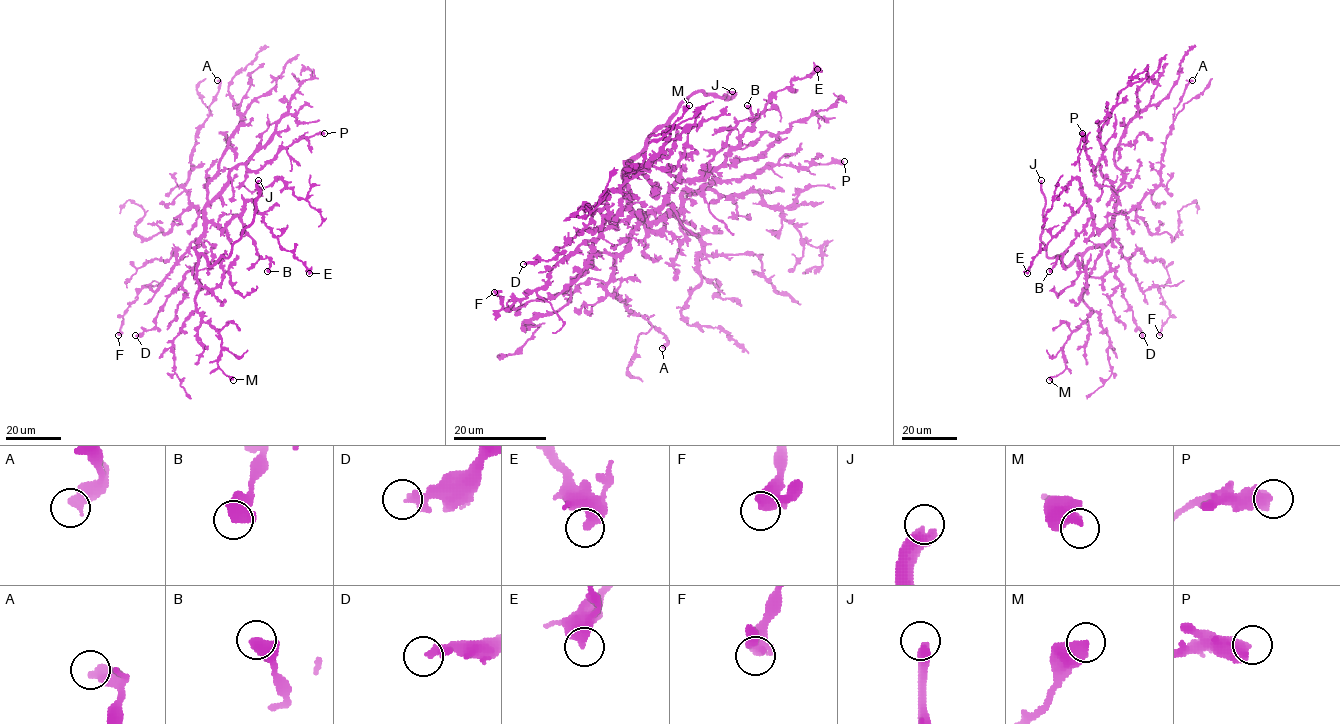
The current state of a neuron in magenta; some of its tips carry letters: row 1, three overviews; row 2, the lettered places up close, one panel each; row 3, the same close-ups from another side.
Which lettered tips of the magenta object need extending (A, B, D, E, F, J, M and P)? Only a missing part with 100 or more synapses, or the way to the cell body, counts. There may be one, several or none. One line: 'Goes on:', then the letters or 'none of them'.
Goes on: J

